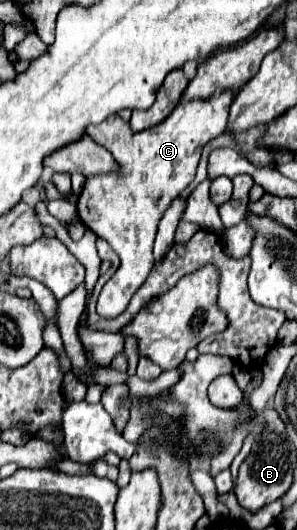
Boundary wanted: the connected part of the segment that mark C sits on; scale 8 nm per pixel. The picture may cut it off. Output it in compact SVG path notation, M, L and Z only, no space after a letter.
M218 94L212 102L180 102L164 124L135 134L128 122L124 124L118 118L118 114L112 114L112 118L106 118L100 126L92 126L92 130L88 130L88 136L94 142L100 142L104 148L112 150L114 158L124 162L124 174L120 174L120 178L116 178L116 174L86 178L86 186L76 204L84 226L104 238L120 256L120 268L104 284L96 304L100 318L116 318L122 314L132 294L150 274L154 266L152 244L158 222L172 200L176 200L194 180L204 144L224 132L232 98L234 94Z

